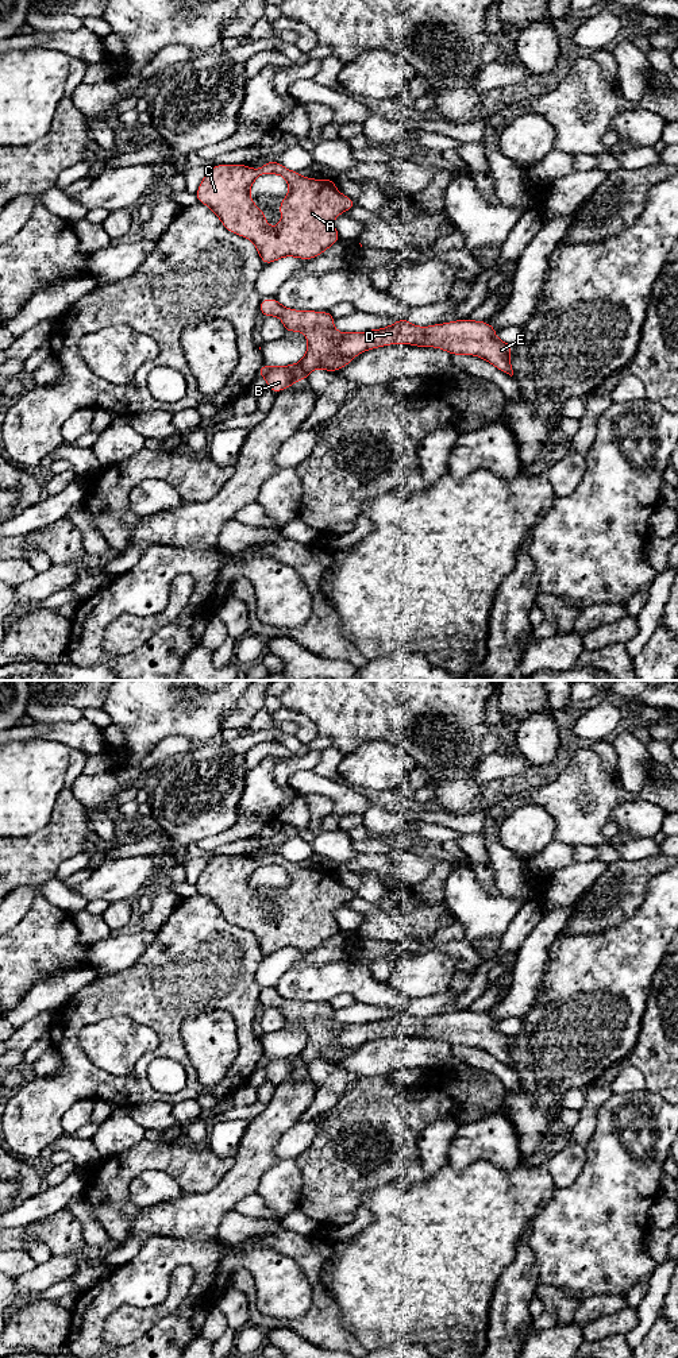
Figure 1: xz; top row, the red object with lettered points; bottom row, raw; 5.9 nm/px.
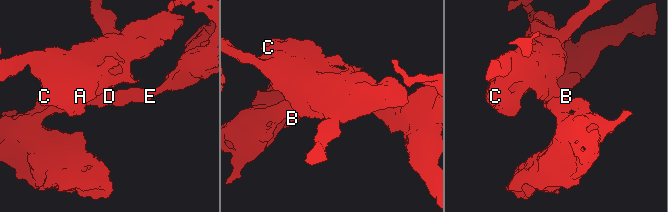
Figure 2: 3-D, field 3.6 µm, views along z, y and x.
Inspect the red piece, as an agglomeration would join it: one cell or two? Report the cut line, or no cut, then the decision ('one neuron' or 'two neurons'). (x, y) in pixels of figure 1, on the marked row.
cut in xz along (342, 334), (334, 351), (353, 357); two neurons

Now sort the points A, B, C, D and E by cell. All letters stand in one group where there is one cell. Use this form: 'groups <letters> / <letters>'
groups A C / B D E

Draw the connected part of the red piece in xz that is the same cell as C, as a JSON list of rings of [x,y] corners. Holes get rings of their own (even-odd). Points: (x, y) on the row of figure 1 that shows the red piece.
[[[273,159],[259,170],[240,163],[212,166],[200,182],[196,200],[208,205],[230,232],[250,239],[257,246],[263,265],[282,256],[313,259],[323,254],[342,239],[332,220],[357,205],[357,201],[336,190],[334,180],[305,178]],[[261,174],[282,175],[290,186],[288,196],[280,202],[278,212],[284,219],[276,228],[267,225],[265,213],[250,200],[250,186]]]

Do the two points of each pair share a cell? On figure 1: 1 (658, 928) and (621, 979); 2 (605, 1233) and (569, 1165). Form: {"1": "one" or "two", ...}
{"1": "one", "2": "two"}

